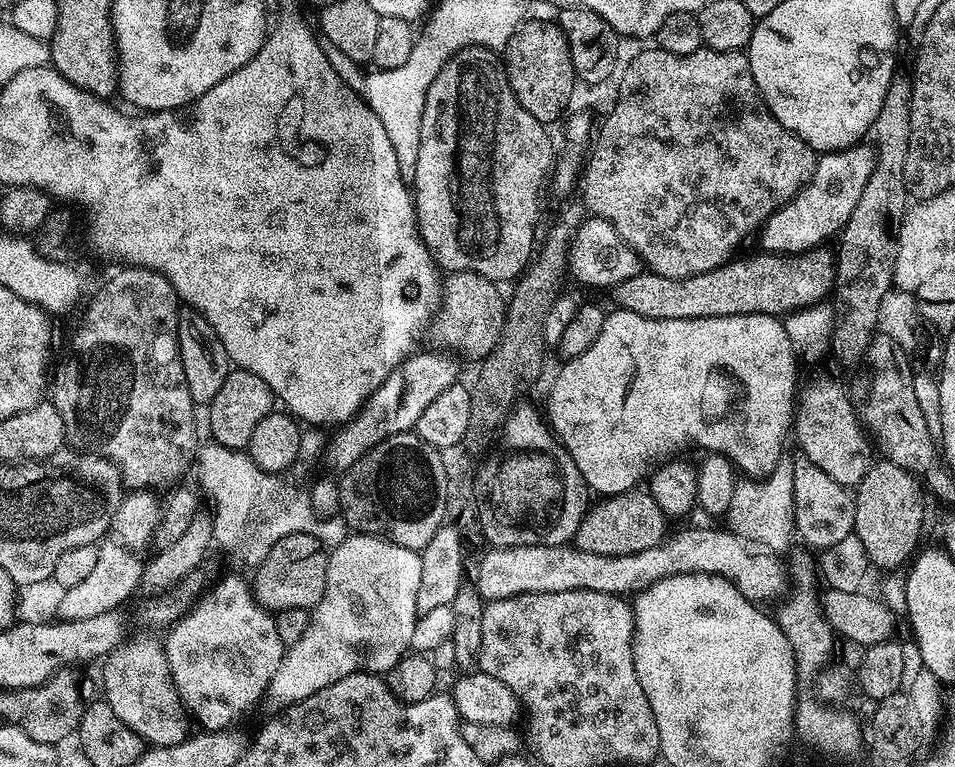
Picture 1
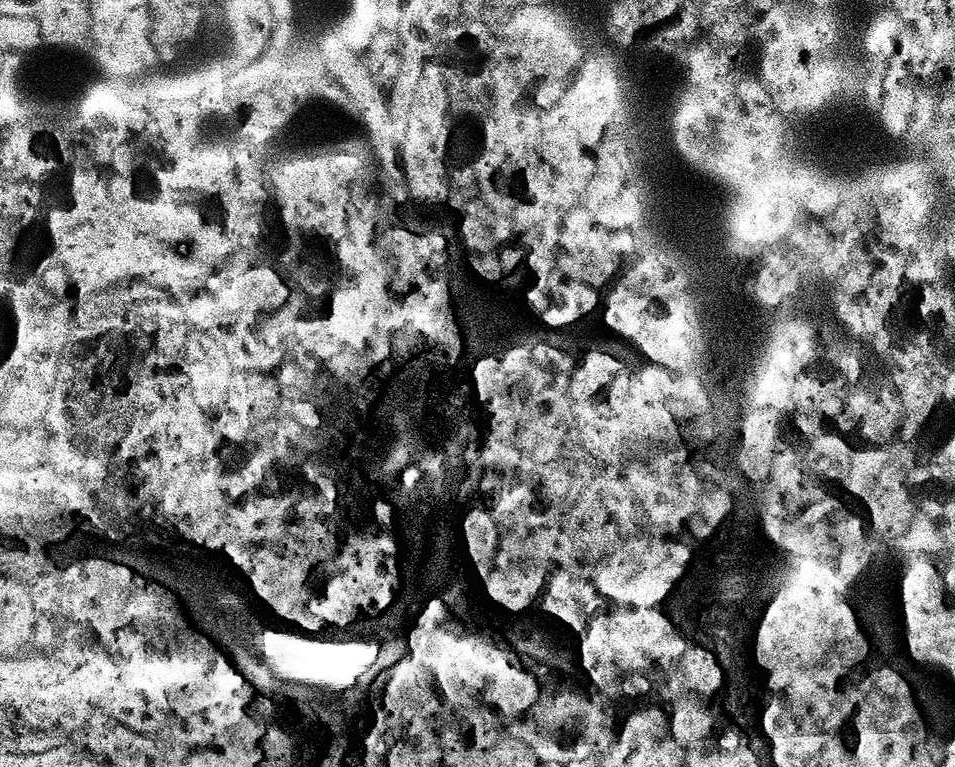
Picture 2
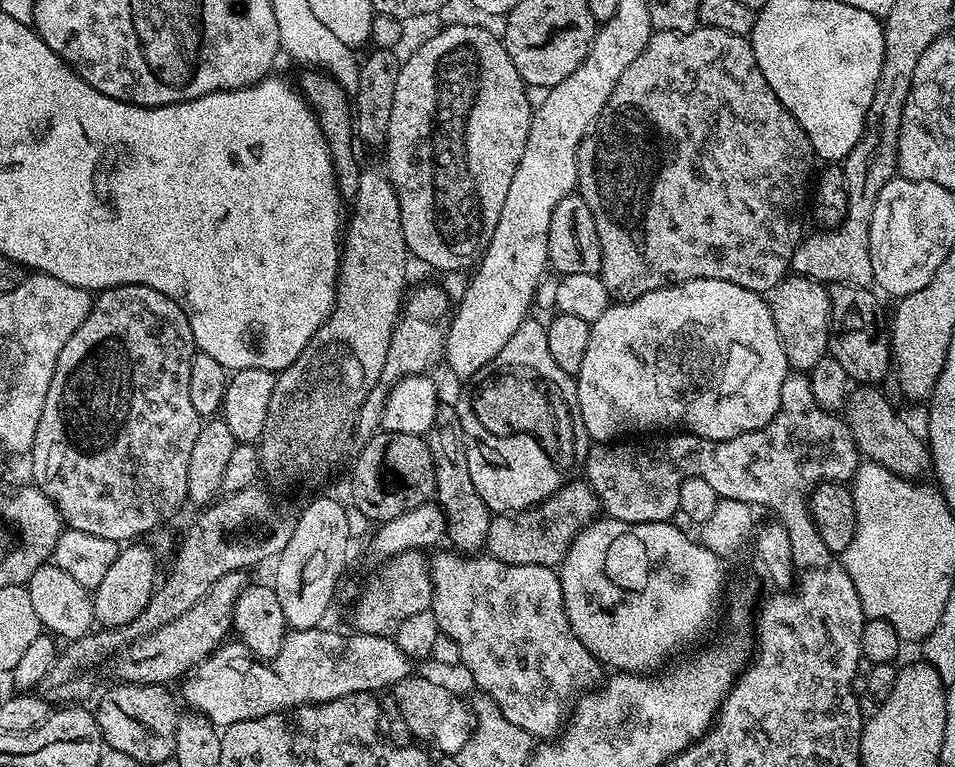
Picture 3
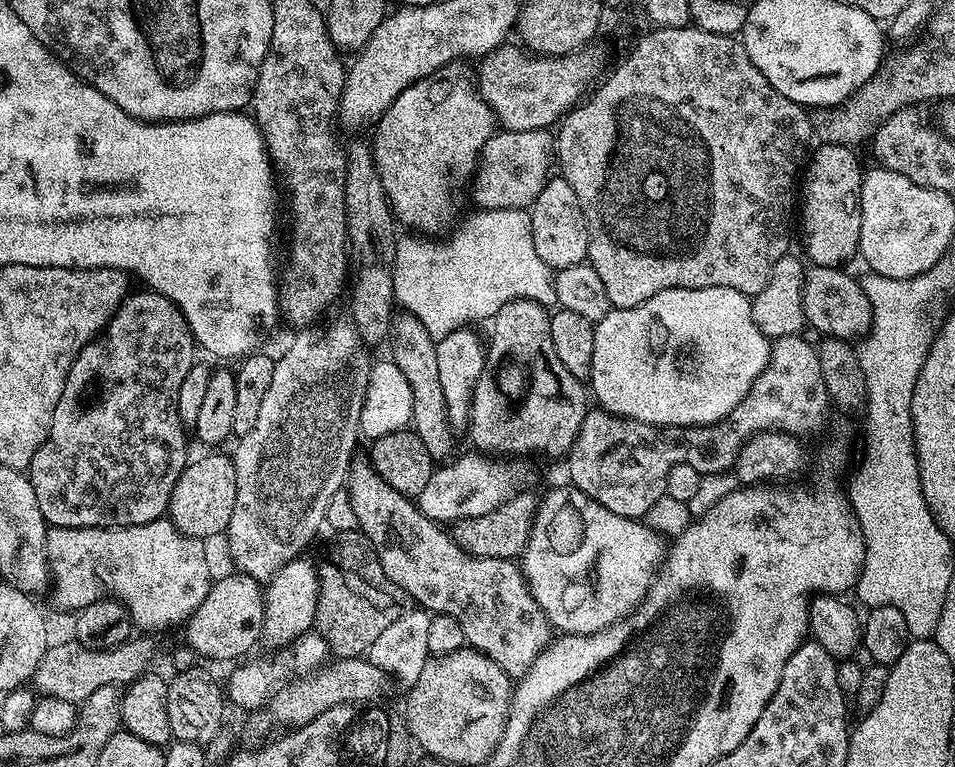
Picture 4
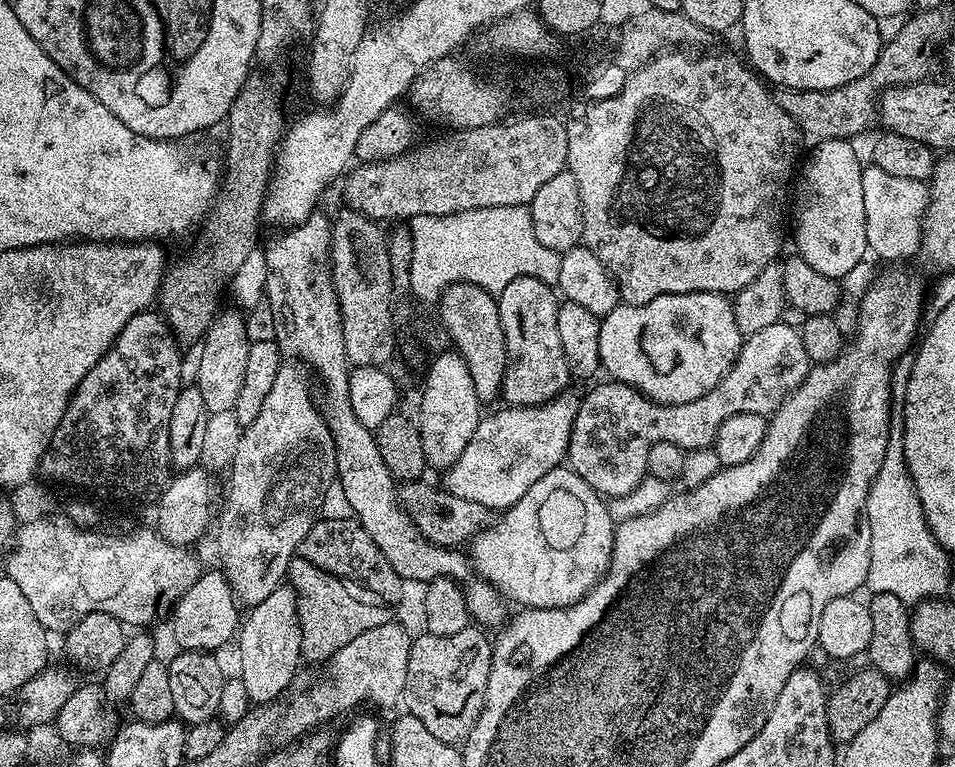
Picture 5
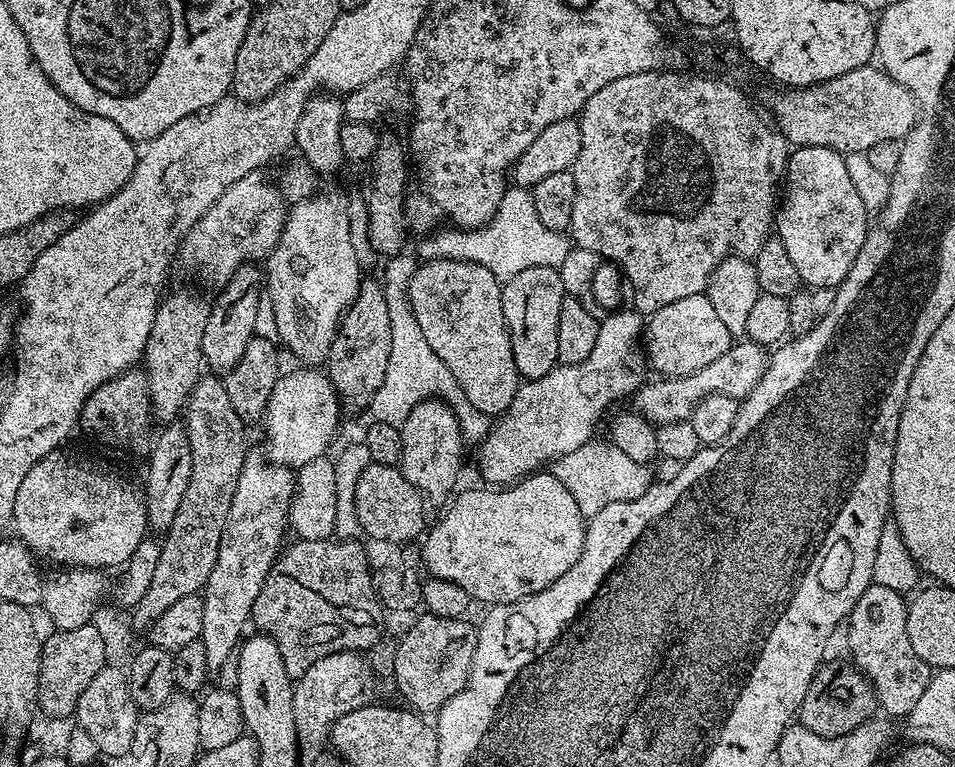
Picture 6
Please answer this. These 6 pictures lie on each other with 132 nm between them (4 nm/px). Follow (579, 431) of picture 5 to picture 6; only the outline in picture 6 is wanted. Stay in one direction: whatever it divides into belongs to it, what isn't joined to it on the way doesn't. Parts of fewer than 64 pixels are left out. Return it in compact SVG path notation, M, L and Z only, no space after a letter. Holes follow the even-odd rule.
M744 338L739 342L733 342L726 350L726 354L714 358L710 366L702 366L702 370L694 374L649 379L641 384L634 394L635 411L645 416L652 425L659 426L691 421L692 411L698 406L700 399L710 392L721 392L730 398L743 401L744 397L752 393L754 386L758 386L765 370L768 369L769 359L769 353L750 339Z

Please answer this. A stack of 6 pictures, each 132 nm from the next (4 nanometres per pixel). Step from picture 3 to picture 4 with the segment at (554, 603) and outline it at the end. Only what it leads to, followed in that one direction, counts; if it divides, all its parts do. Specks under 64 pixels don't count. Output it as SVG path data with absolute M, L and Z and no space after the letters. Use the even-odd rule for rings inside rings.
M353 459L348 469L346 496L348 492L352 512L356 515L355 527L374 546L378 562L382 562L382 570L386 570L386 578L401 588L409 601L416 603L417 600L423 611L456 619L465 634L465 645L490 658L510 678L525 676L541 652L548 648L554 629L542 606L538 606L521 565L502 558L482 558L462 550L462 546L458 546L441 525L422 514L415 499L398 494L394 486L386 486L371 463L360 459Z

